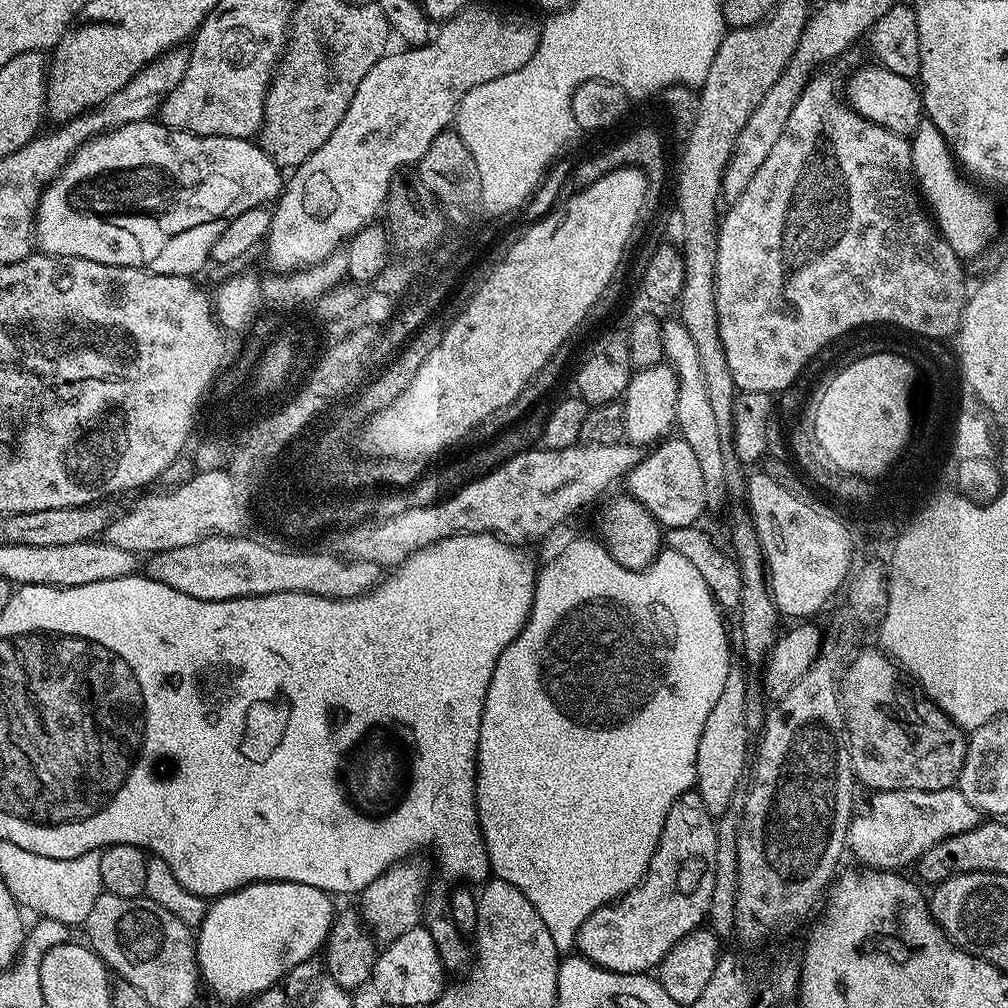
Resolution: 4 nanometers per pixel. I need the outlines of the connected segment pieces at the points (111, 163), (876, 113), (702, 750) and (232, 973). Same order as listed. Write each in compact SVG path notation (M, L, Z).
M155 119L143 120L142 122L130 122L126 126L121 128L114 128L111 132L101 132L99 136L92 137L88 143L83 144L76 153L68 160L68 165L57 174L56 179L51 184L45 187L42 198L40 199L40 205L36 211L36 234L34 237L35 243L38 245L41 253L50 256L73 256L74 258L86 258L90 262L102 262L103 264L109 264L110 266L126 266L127 268L144 268L148 272L154 274L170 274L171 276L191 276L197 275L196 271L205 263L209 263L212 247L214 242L218 238L218 234L222 234L222 230L226 230L226 226L230 226L230 222L234 222L240 214L246 212L246 210L254 210L261 206L271 205L273 202L280 199L280 194L284 190L286 183L285 177L282 175L282 169L280 165L275 164L272 161L271 156L267 156L264 149L260 147L259 143L253 142L251 139L243 140L242 138L230 138L229 136L195 136L189 132L179 132L173 128L168 128L164 124L157 122Z
M875 62L869 64L869 68L858 69L843 85L842 92L848 105L862 118L894 134L911 138L926 116L919 87L913 81L902 78L902 74L893 74Z
M734 660L727 670L726 683L722 688L722 695L718 698L714 704L714 710L710 710L709 717L706 718L706 723L702 728L702 735L698 742L698 755L695 758L695 770L696 770L696 783L695 789L701 797L704 806L714 818L718 818L729 811L734 792L742 778L742 774L746 772L748 764L748 757L746 758L746 752L750 750L750 744L748 748L748 735L750 735L750 729L746 722L746 706L748 705L748 693L750 686L746 684L746 670L747 667L738 660Z
M262 880L258 884L247 884L237 892L215 897L207 905L204 920L198 925L194 936L195 958L203 987L208 987L218 999L236 1004L239 1000L247 1001L267 988L279 985L291 968L313 959L323 949L334 919L332 900L329 893L314 886L285 880Z

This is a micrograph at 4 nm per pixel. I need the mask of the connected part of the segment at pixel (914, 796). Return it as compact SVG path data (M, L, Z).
M956 786L946 790L873 791L869 796L869 800L861 799L855 805L846 845L847 851L853 852L866 868L904 870L907 864L915 865L935 844L982 823L982 813L966 802Z

